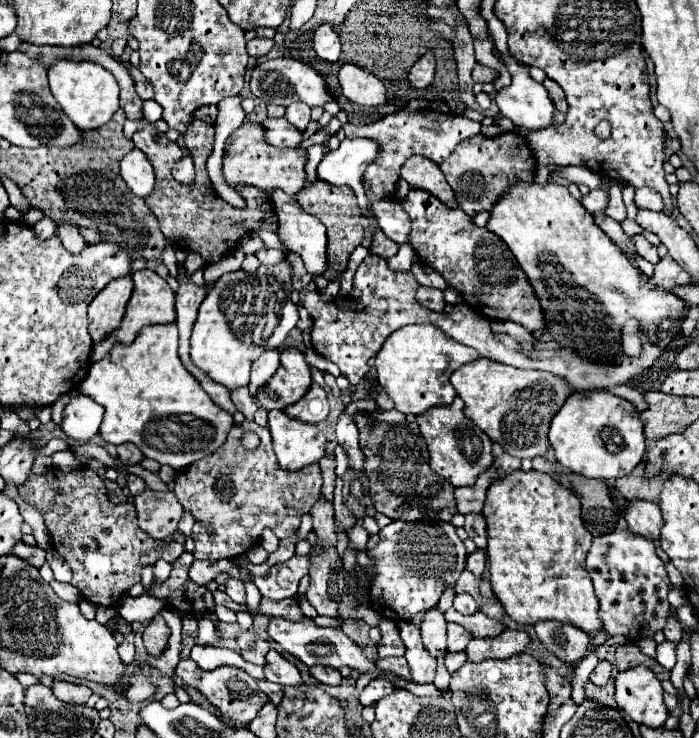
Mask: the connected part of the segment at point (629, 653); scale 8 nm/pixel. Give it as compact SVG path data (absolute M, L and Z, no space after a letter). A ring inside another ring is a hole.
M634 643L620 645L620 647L616 649L616 667L618 667L620 671L624 671L624 669L630 669L630 667L636 667L636 665L644 665L644 667L656 671L660 681L668 681L668 679L670 679L670 671L666 671L656 659L644 655L644 653L638 649L638 645L634 645Z

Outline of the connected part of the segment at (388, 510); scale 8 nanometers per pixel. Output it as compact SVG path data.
M356 411L352 417L356 419L366 455L366 477L370 481L368 493L378 513L402 521L450 521L458 513L454 487L430 469L426 441L416 423L378 423L372 421L364 411Z

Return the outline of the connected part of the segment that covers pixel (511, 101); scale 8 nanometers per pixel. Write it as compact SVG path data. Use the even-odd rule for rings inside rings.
M504 47L504 51L500 51L500 53L502 53L502 59L504 59L508 71L512 75L512 83L496 93L496 105L498 105L500 113L504 117L508 117L514 125L526 129L528 133L556 125L556 121L554 121L556 107L552 107L552 101L548 97L548 91L544 91L542 83L536 83L528 75L528 67L524 63L516 63L516 59L512 59L512 53L508 51L508 47Z

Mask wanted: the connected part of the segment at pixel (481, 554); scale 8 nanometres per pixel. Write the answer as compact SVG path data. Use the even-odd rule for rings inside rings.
M476 549L474 553L468 555L466 559L466 569L470 573L474 573L476 577L480 577L484 573L484 567L486 567L486 551L484 549Z

